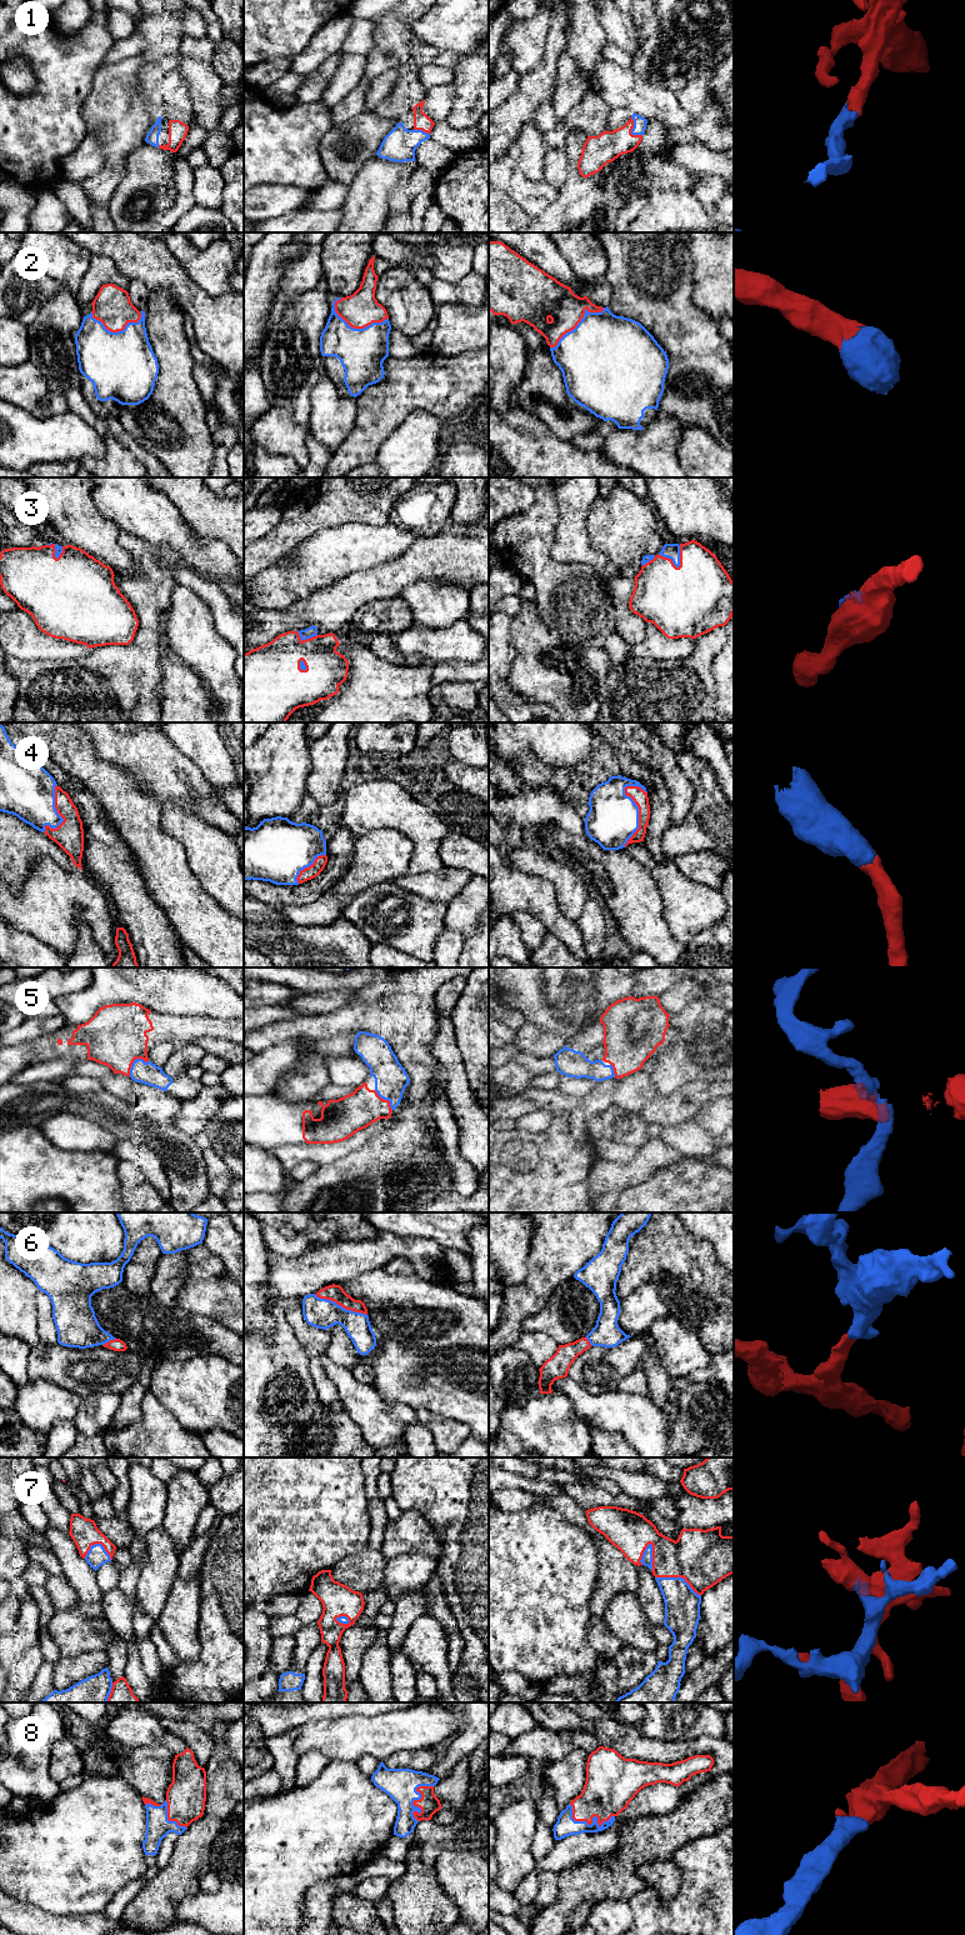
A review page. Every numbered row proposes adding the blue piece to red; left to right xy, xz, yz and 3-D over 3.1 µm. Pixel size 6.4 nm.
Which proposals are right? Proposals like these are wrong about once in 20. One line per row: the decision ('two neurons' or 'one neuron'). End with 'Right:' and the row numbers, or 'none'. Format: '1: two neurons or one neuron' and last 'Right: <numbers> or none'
1: one neuron
2: one neuron
3: one neuron
4: one neuron
5: one neuron
6: one neuron
7: one neuron
8: one neuron
Right: 1, 2, 3, 4, 5, 6, 7, 8

